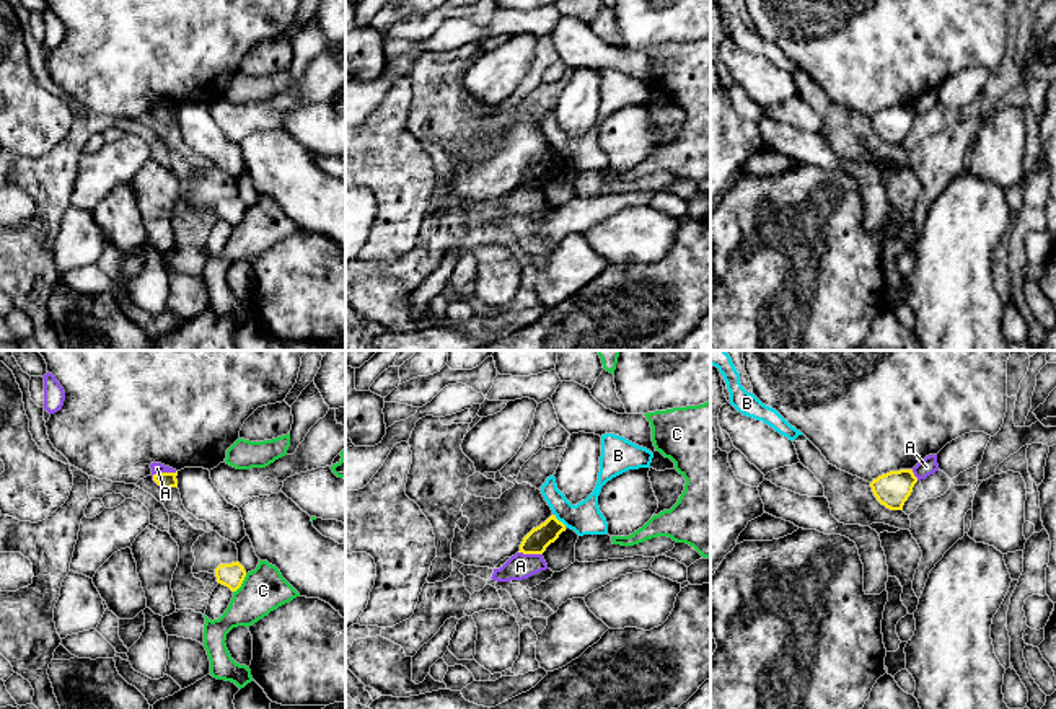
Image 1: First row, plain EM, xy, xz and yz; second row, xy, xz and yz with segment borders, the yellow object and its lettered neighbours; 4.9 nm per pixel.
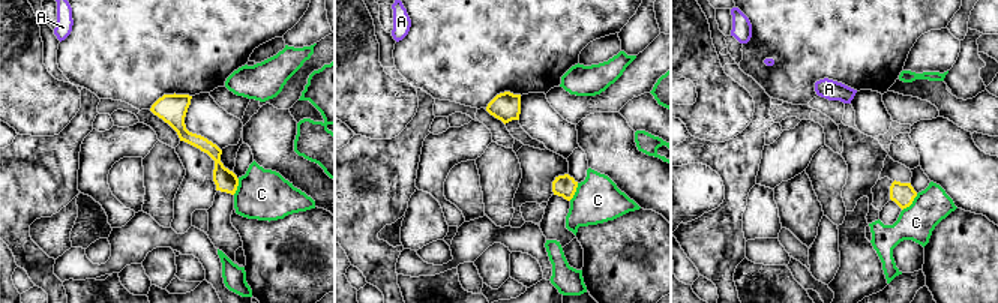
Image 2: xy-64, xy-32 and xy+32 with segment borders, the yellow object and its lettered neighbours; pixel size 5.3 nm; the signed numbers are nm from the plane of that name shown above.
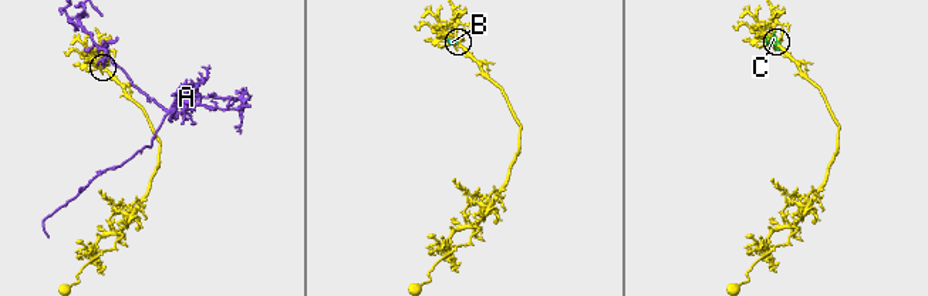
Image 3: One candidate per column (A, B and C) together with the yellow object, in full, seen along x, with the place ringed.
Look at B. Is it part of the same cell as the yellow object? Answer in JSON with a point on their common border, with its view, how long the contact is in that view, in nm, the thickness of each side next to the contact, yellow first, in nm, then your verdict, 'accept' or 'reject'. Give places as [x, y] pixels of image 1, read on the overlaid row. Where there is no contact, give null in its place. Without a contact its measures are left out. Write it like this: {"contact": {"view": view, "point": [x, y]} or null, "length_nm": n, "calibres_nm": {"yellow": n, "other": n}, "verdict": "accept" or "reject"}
{"contact": {"view": "xz", "point": [558, 520]}, "length_nm": 90, "calibres_nm": {"yellow": 120, "other": 160}, "verdict": "reject"}

